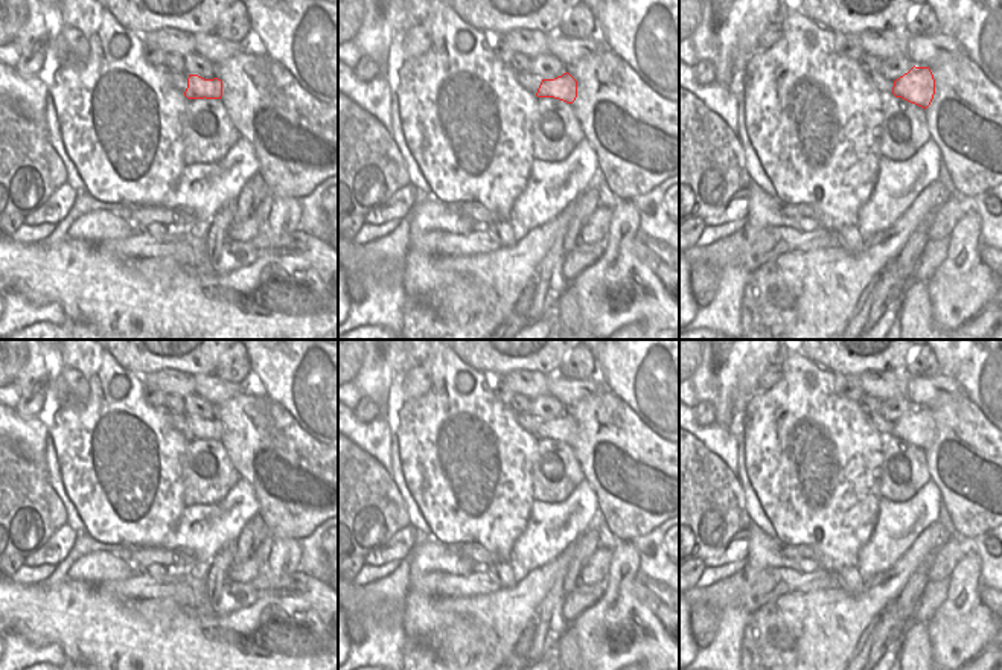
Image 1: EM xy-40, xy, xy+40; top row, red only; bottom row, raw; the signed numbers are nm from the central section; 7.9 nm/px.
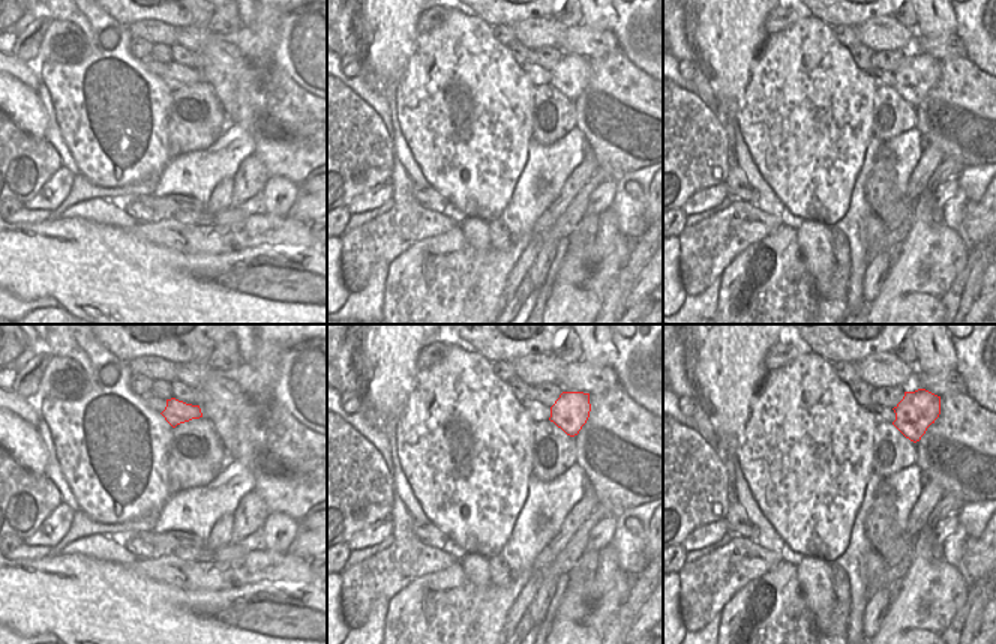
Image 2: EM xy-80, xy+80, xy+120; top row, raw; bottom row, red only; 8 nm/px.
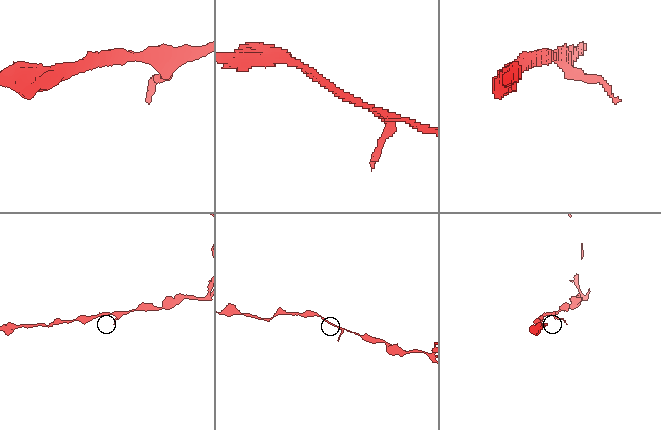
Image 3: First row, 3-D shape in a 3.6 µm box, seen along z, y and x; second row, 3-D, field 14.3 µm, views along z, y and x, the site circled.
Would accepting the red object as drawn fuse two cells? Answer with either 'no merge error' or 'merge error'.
no merge error

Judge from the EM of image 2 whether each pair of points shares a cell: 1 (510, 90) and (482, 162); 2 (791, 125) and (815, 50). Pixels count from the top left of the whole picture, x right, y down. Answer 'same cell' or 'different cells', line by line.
1: same cell
2: same cell

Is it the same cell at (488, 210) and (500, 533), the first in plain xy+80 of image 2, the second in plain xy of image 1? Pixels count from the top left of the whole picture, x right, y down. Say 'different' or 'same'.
same

